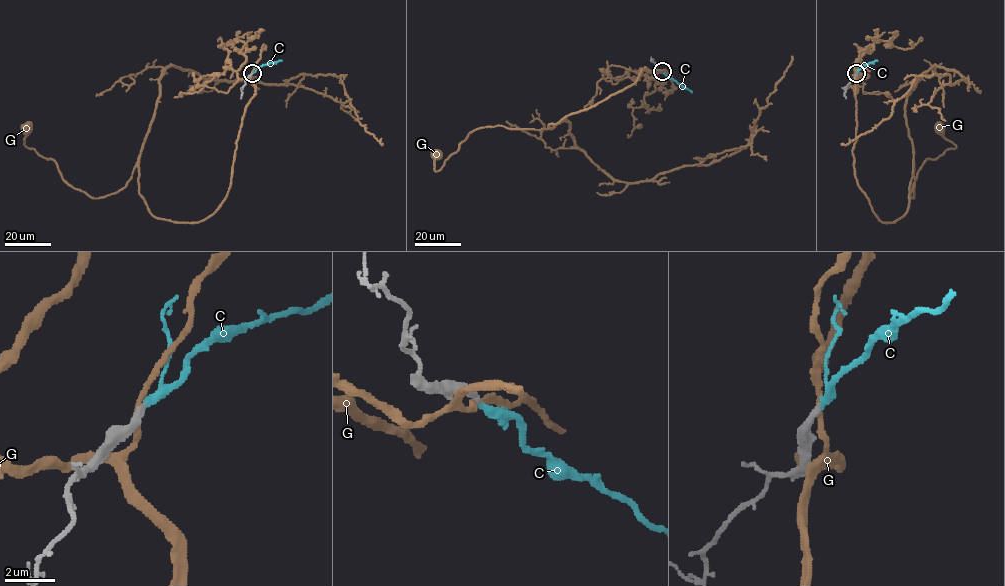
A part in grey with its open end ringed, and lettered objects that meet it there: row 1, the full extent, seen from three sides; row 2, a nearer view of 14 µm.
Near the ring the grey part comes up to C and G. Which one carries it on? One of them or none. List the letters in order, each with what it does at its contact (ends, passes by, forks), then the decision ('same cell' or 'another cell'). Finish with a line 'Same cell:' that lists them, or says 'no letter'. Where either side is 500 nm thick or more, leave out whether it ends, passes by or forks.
C: it passes by; same cell
G: it passes by; another cell
Same cell: C

